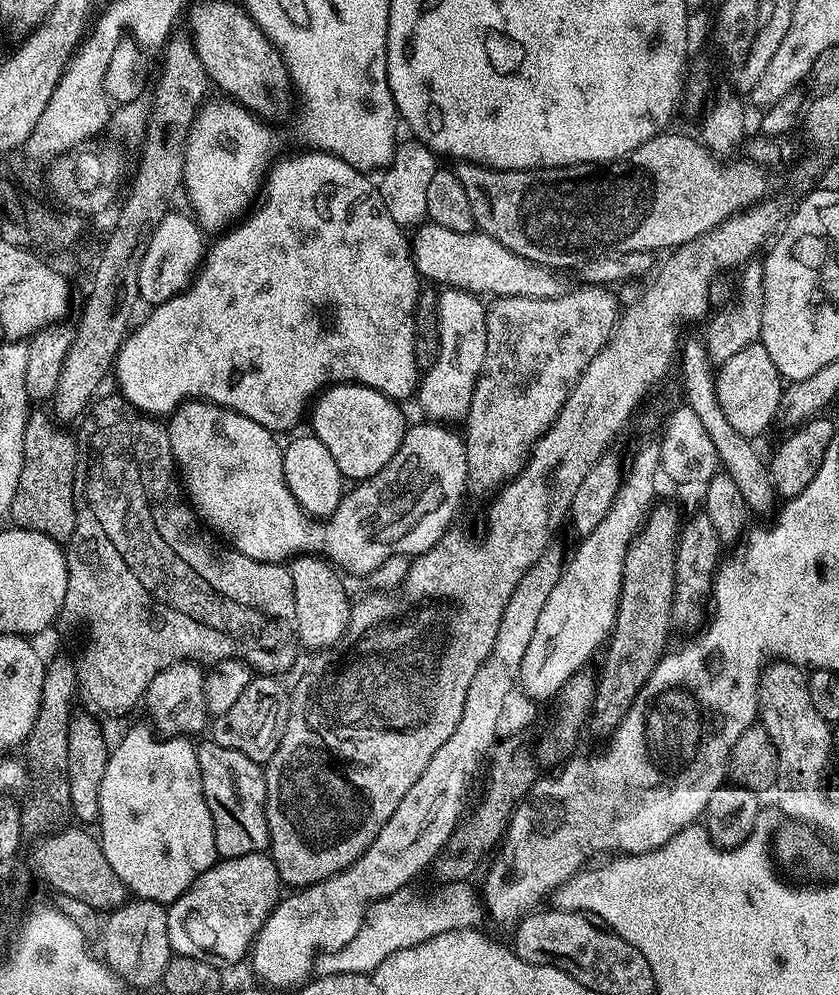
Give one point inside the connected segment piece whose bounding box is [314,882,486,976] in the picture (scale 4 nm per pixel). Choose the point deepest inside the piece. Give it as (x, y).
(406, 918)

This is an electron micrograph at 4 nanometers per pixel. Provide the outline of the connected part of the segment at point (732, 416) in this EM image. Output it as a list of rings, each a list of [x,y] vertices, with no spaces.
[[[753,343],[734,354],[732,358],[727,358],[724,364],[719,365],[716,377],[716,398],[718,406],[722,406],[722,414],[730,421],[730,426],[738,430],[738,434],[749,438],[757,438],[772,424],[772,419],[777,419],[780,410],[780,393],[782,391],[782,377],[774,366],[774,358],[766,354],[766,346],[762,343]]]

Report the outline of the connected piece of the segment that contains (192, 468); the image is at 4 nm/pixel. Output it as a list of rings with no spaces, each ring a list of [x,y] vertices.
[[[205,399],[185,400],[172,413],[166,427],[186,499],[197,517],[217,537],[246,554],[246,558],[274,564],[301,554],[319,554],[345,573],[363,578],[392,555],[415,558],[433,548],[453,527],[452,519],[460,508],[460,499],[466,496],[468,467],[463,435],[452,429],[455,427],[440,422],[423,423],[413,428],[411,425],[405,431],[402,446],[398,446],[398,454],[394,454],[378,474],[349,487],[327,519],[307,514],[295,500],[283,477],[281,441],[276,441],[279,439],[266,430],[266,426],[258,426],[258,422],[246,418],[246,414],[238,414]]]

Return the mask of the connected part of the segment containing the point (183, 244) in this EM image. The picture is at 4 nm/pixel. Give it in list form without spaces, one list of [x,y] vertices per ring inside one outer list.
[[[170,210],[162,222],[158,222],[158,230],[150,238],[146,246],[146,254],[142,254],[142,266],[138,270],[138,290],[140,299],[148,306],[155,306],[174,298],[192,283],[206,251],[205,233],[191,215],[183,216],[177,210]]]

